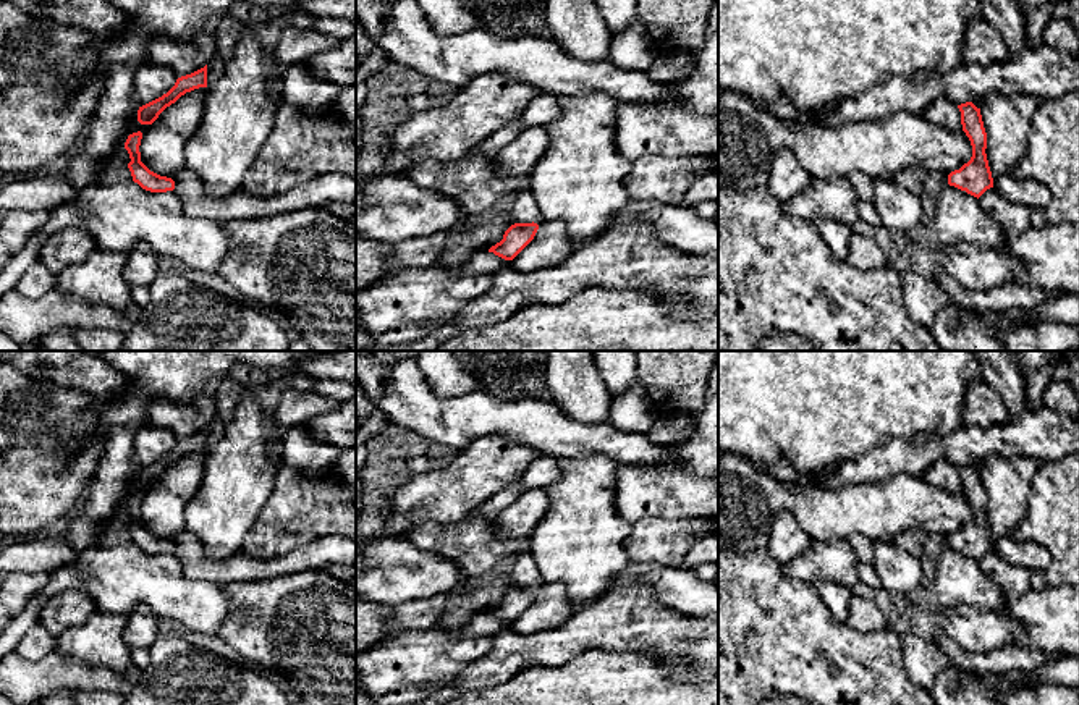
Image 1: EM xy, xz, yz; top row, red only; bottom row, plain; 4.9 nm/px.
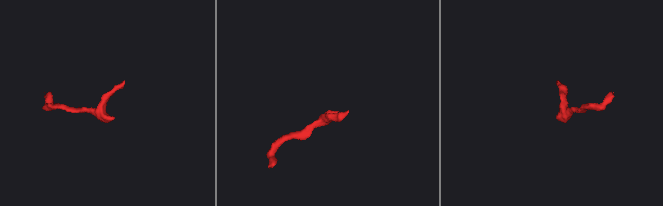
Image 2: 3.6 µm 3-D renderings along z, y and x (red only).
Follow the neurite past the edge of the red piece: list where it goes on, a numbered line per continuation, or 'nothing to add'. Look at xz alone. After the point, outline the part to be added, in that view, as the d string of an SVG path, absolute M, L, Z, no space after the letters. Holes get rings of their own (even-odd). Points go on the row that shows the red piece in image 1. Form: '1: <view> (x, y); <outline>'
1: xz (523, 207); M523 189L510 199L510 215L518 223L532 223L540 218L539 205L529 189Z

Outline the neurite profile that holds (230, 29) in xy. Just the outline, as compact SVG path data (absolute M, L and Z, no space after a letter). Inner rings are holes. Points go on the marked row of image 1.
M226 13L218 23L218 29L214 34L217 40L217 50L223 61L235 55L236 45L244 32L244 24L238 21L233 15Z

